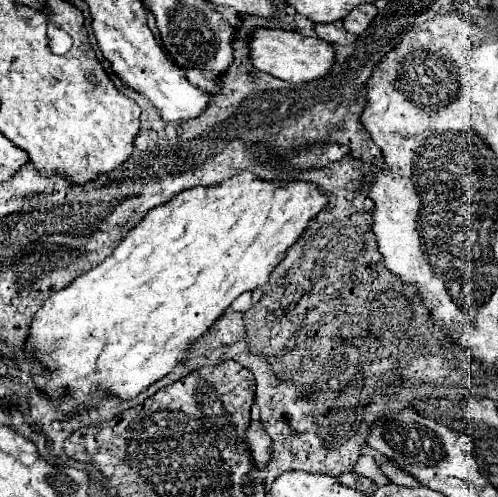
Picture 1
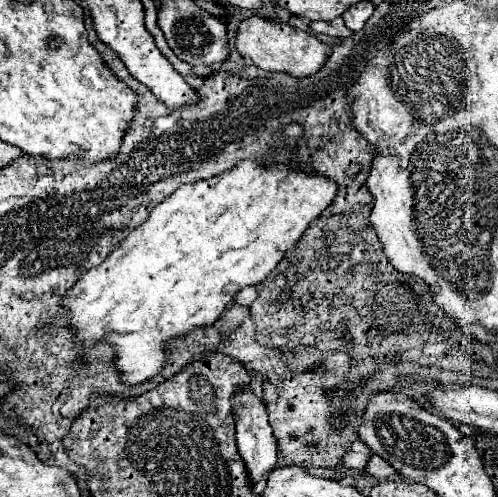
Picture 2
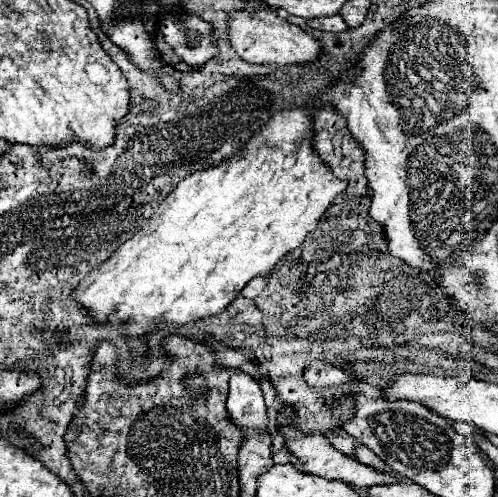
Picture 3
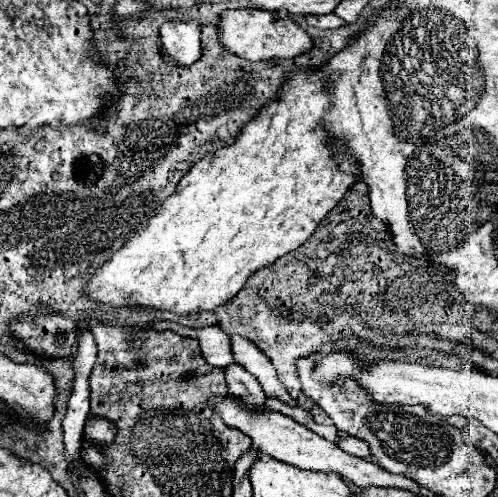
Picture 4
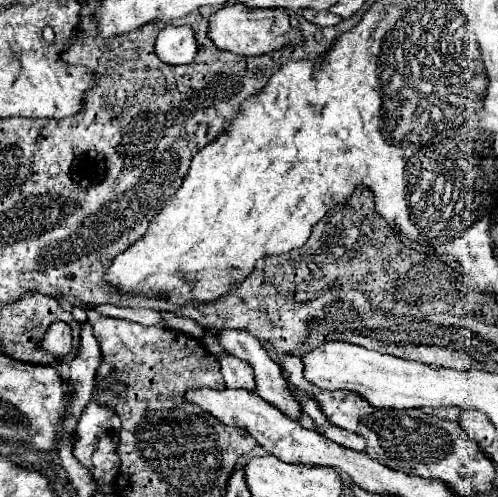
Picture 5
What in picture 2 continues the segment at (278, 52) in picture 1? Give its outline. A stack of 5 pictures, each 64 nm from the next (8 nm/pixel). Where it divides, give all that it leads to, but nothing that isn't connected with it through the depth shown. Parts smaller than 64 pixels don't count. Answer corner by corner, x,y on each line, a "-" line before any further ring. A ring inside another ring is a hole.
250,16
240,22
240,28
236,32
236,48
242,54
242,58
246,58
250,64
262,70
290,72
296,78
304,78
318,72
330,54
328,46
320,42
316,36
298,30
290,24
274,22
262,16

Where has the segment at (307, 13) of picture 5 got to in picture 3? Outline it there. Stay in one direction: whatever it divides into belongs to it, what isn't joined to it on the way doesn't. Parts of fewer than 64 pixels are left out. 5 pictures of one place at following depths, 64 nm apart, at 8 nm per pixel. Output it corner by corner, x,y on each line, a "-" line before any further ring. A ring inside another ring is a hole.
336,14
336,16
326,16
326,18
316,18
316,20
308,20
310,28
316,30
324,30
324,32
344,32
348,26
344,24
344,20

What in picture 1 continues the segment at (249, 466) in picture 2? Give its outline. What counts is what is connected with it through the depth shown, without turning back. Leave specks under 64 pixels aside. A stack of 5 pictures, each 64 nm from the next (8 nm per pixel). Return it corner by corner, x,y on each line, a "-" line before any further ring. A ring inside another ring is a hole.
256,414
252,416
246,428
246,446
248,446
248,456
256,462
258,470
268,466
268,460
272,458
272,442
268,440
264,424
260,424
260,418

